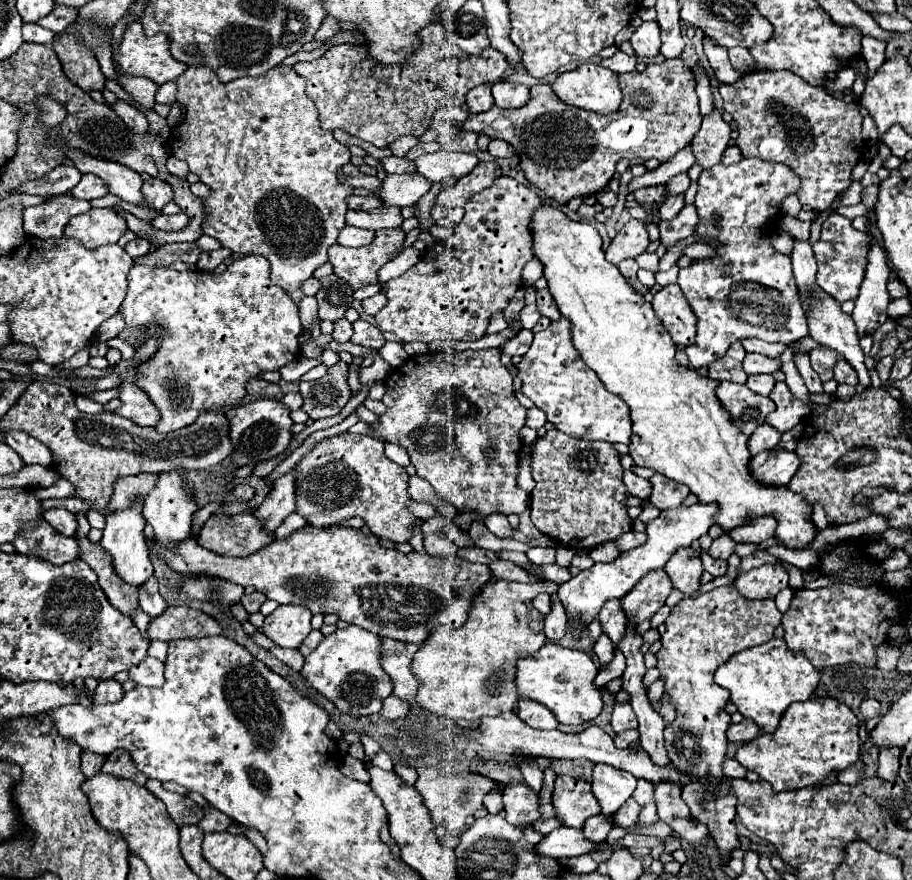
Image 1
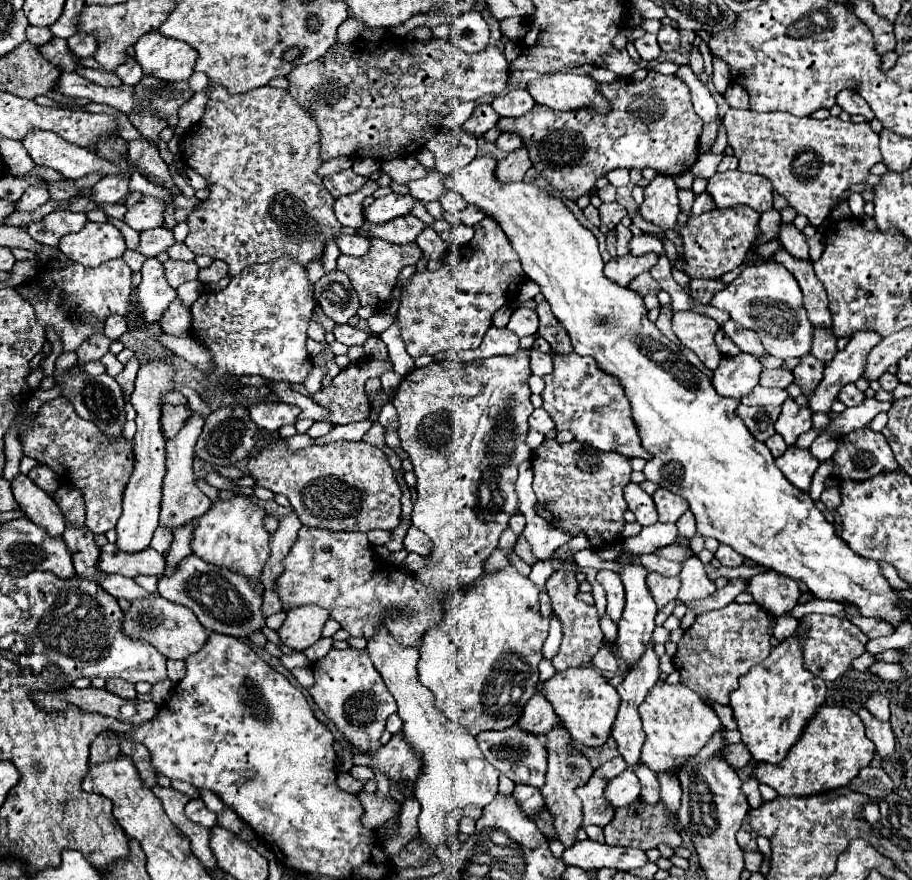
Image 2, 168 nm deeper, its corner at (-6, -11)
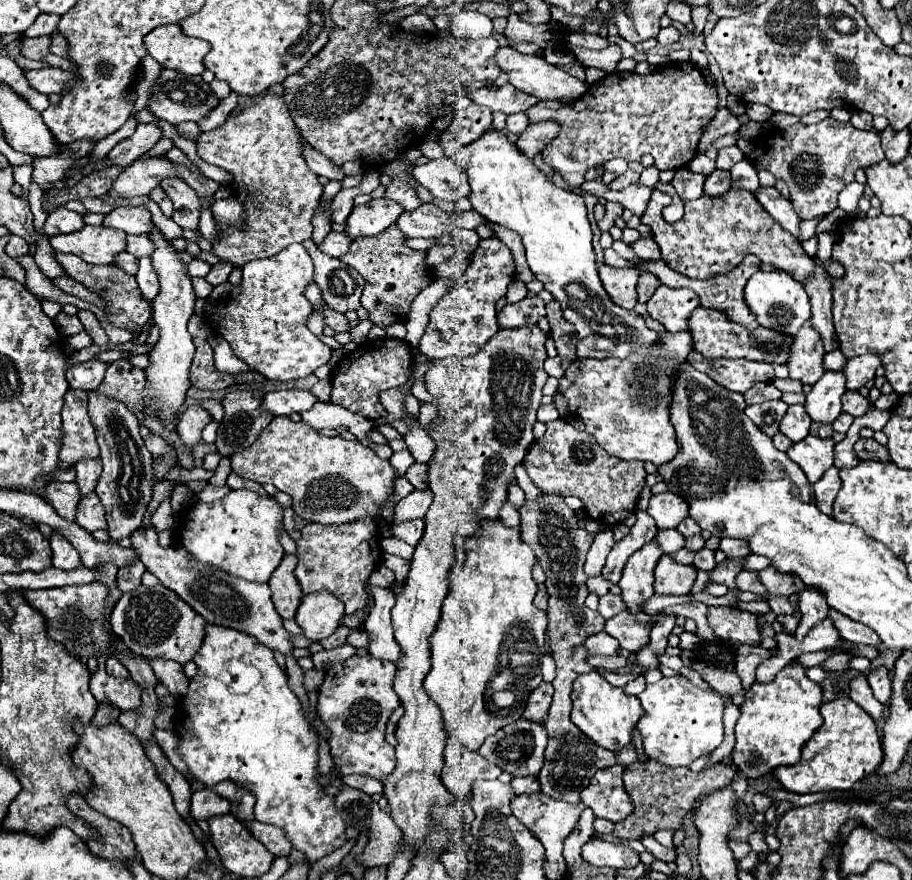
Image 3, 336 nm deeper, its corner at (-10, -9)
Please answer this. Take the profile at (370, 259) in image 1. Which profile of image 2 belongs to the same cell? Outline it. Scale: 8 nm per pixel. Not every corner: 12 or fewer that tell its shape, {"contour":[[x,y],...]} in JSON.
{"contour":[[370,239],[362,257],[338,257],[362,307],[382,311],[416,243]]}

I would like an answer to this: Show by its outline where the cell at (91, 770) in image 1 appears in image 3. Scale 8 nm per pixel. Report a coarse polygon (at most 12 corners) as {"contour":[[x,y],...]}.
{"contour":[[100,705],[92,723],[106,727],[118,723],[120,711]]}

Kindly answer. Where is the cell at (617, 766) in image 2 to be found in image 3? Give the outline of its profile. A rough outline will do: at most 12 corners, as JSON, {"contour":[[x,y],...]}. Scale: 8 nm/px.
{"contour":[[622,765],[596,771],[582,801],[596,817],[622,821],[632,803]]}

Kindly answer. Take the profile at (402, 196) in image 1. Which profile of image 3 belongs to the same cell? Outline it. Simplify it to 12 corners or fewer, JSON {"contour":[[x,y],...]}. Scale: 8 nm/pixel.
{"contour":[[386,197],[354,207],[346,235],[378,235],[394,225],[402,205]]}

